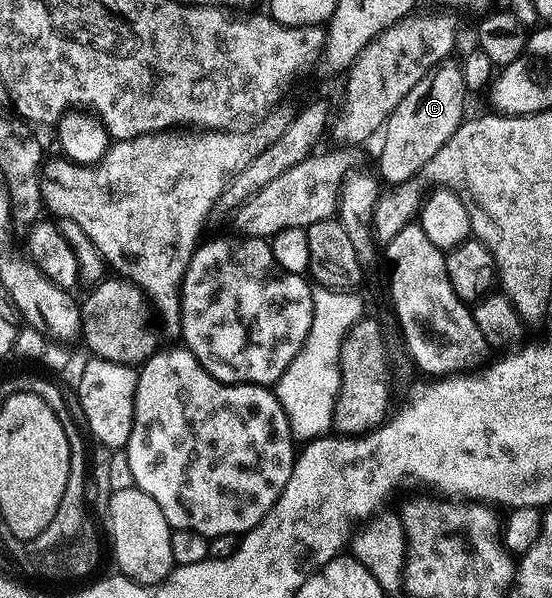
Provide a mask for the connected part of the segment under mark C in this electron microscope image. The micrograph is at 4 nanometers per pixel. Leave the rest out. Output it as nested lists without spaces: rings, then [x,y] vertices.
[[[446,61],[433,68],[431,74],[419,83],[389,115],[381,138],[383,145],[379,155],[380,178],[390,186],[410,182],[421,170],[433,162],[435,153],[453,136],[455,129],[466,118],[465,98],[467,92],[463,85],[461,68],[456,62]]]

